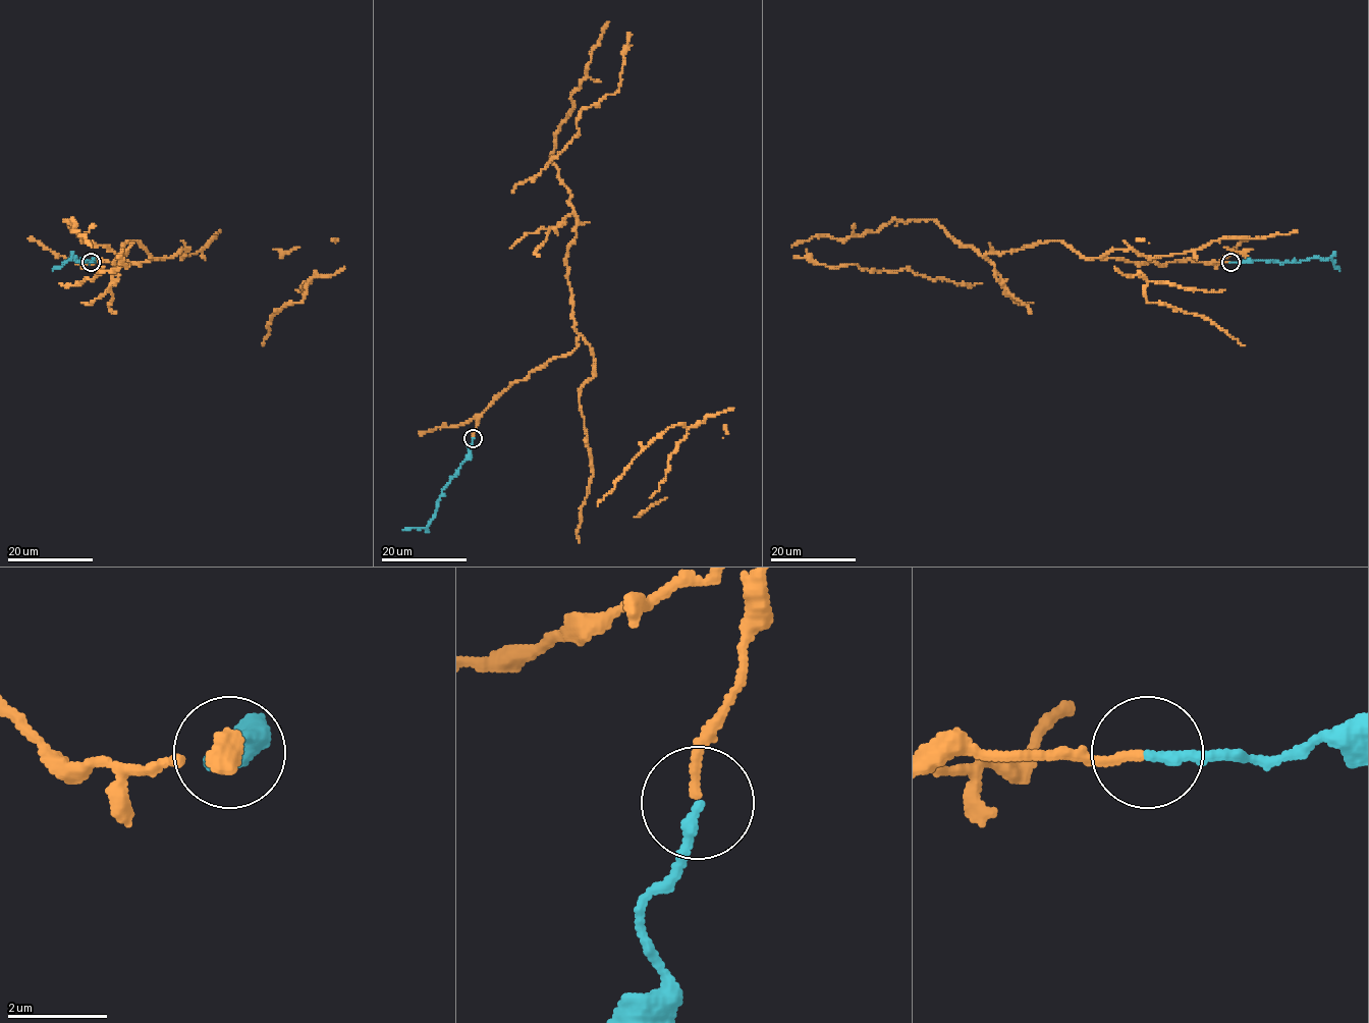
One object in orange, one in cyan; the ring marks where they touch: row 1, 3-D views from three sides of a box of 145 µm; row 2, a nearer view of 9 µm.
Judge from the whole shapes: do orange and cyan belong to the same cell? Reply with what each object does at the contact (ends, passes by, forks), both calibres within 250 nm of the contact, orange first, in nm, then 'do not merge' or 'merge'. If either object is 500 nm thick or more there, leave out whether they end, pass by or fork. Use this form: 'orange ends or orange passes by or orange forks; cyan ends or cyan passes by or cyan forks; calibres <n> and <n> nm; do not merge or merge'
orange ends; cyan ends; calibres 180 and 200 nm; merge

